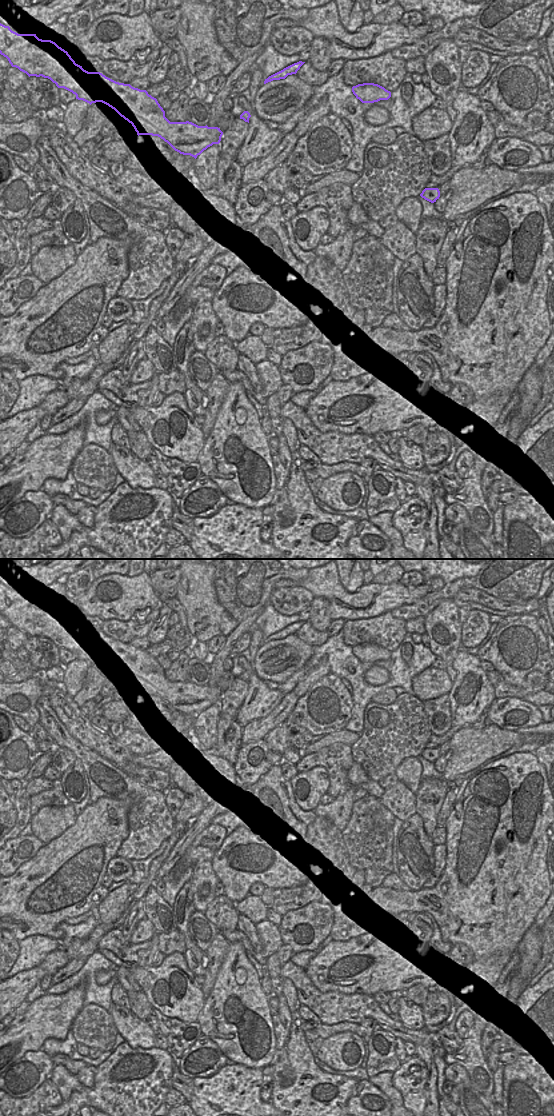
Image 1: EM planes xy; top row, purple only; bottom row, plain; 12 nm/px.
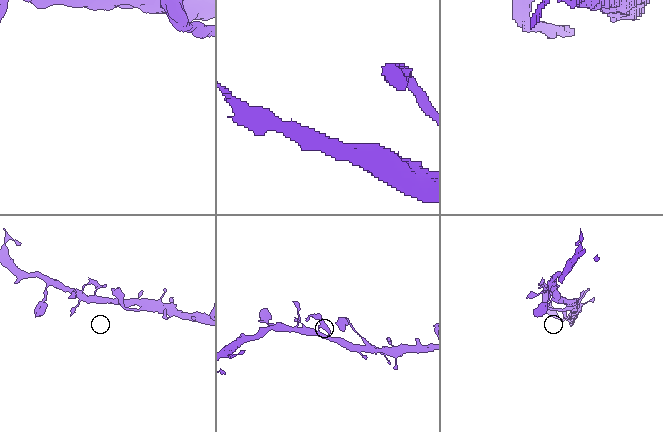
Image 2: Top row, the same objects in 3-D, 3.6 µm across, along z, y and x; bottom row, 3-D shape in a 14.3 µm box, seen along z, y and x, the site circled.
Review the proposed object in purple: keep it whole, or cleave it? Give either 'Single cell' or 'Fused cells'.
Fused cells.

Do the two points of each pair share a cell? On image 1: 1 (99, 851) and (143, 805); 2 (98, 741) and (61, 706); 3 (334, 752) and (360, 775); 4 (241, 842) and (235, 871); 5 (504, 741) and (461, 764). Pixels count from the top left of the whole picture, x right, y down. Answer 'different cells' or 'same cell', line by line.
1: different cells
2: same cell
3: different cells
4: same cell
5: same cell

